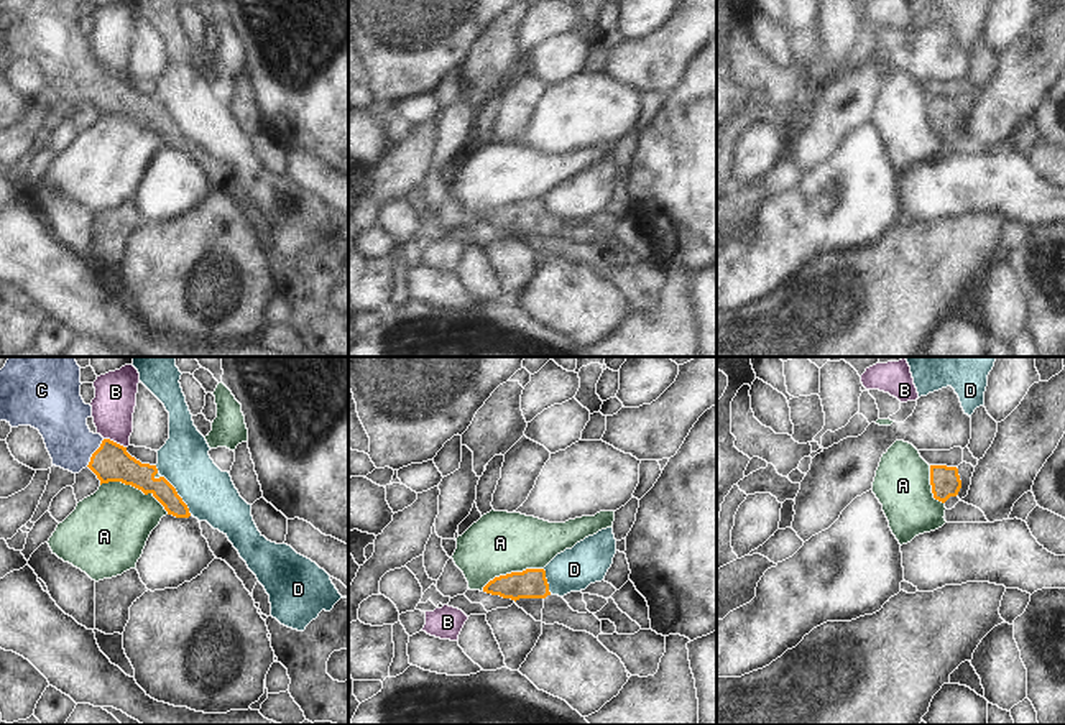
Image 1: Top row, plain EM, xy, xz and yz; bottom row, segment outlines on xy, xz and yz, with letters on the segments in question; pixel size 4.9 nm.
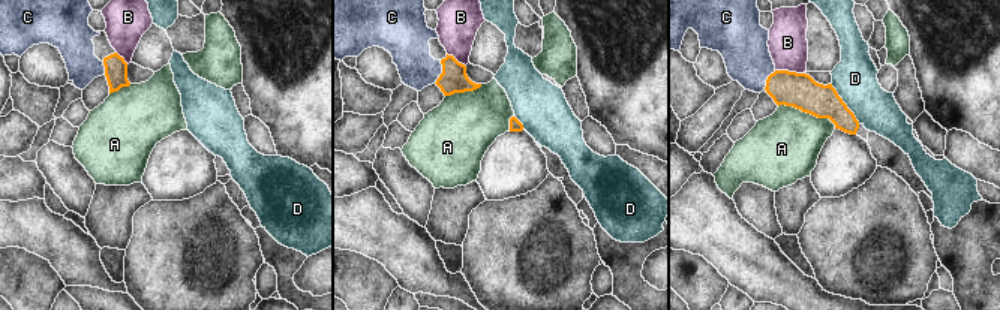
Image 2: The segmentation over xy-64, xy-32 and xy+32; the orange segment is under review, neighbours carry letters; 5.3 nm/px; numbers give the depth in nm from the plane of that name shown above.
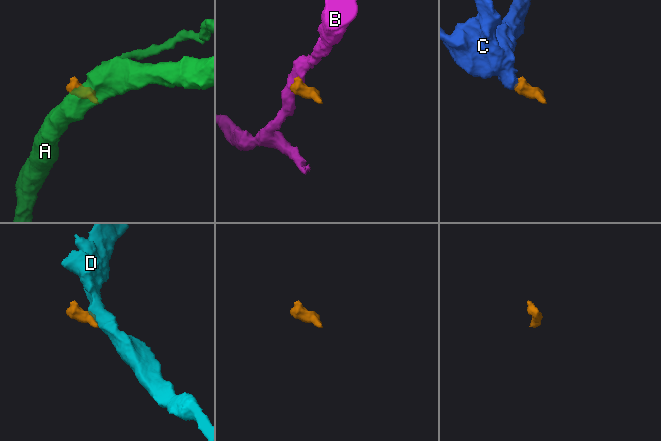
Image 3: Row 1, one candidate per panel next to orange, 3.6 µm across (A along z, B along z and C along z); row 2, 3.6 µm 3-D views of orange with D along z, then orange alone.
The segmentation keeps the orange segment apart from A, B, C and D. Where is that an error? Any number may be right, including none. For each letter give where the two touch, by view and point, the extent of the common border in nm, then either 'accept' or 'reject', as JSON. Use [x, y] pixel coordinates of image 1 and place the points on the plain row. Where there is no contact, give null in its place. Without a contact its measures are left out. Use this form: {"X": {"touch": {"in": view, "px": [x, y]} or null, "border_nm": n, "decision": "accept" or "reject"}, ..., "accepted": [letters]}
{"A": {"touch": {"in": "xy", "px": [135, 119]}, "border_nm": 360, "decision": "reject"}, "B": {"touch": {"in": "xy", "px": [115, 74]}, "border_nm": 120, "decision": "reject"}, "C": {"touch": {"in": "xy", "px": [94, 84]}, "border_nm": 160, "decision": "accept"}, "D": {"touch": {"in": "xy", "px": [178, 127]}, "border_nm": 240, "decision": "reject"}, "accepted": ["C"]}

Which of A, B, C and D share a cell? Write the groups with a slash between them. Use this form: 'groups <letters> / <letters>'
groups A / B / C / D

